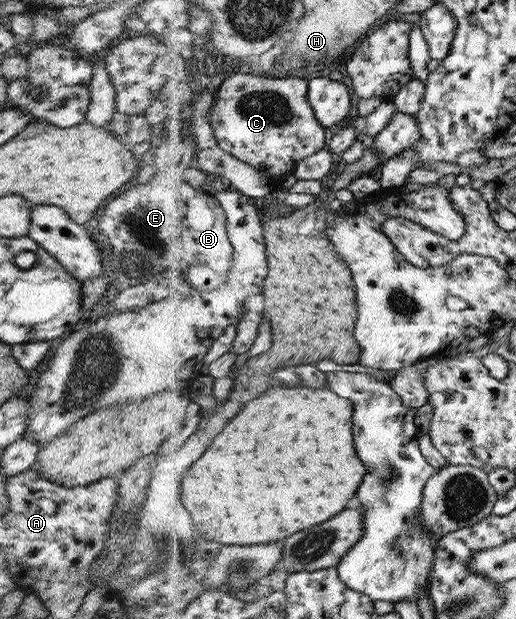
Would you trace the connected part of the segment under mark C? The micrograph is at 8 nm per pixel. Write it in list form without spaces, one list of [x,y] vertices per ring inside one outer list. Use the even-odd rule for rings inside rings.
[[[238,72],[231,74],[227,80],[220,86],[218,93],[216,94],[215,105],[213,107],[213,113],[211,115],[211,121],[216,130],[216,135],[220,144],[220,147],[227,150],[232,156],[235,156],[238,160],[252,164],[256,169],[259,169],[266,177],[269,182],[272,182],[275,190],[282,189],[282,183],[286,177],[291,174],[295,174],[297,165],[299,162],[309,159],[313,155],[324,150],[329,142],[327,135],[331,132],[316,115],[316,110],[313,108],[312,99],[310,96],[310,81],[307,81],[299,77],[289,76],[263,76],[253,75],[251,73]]]

